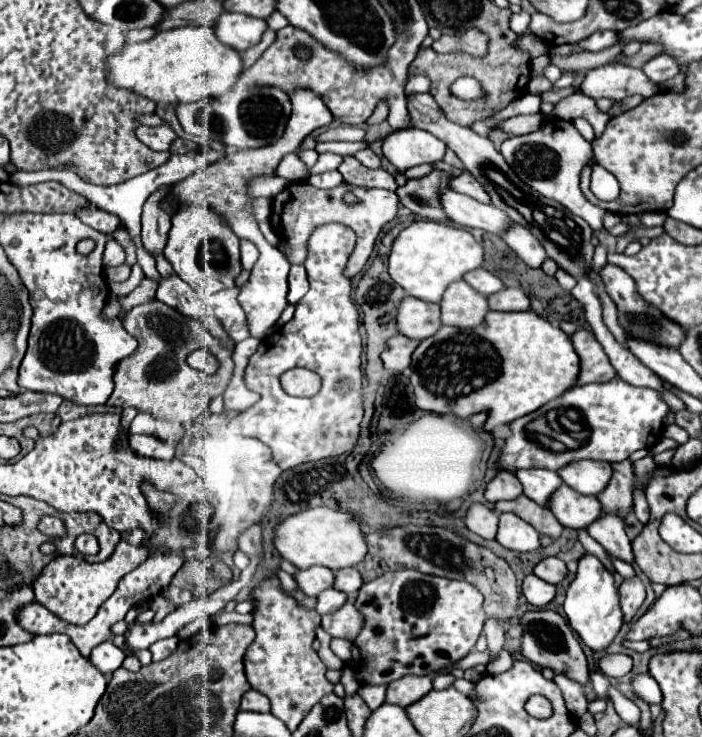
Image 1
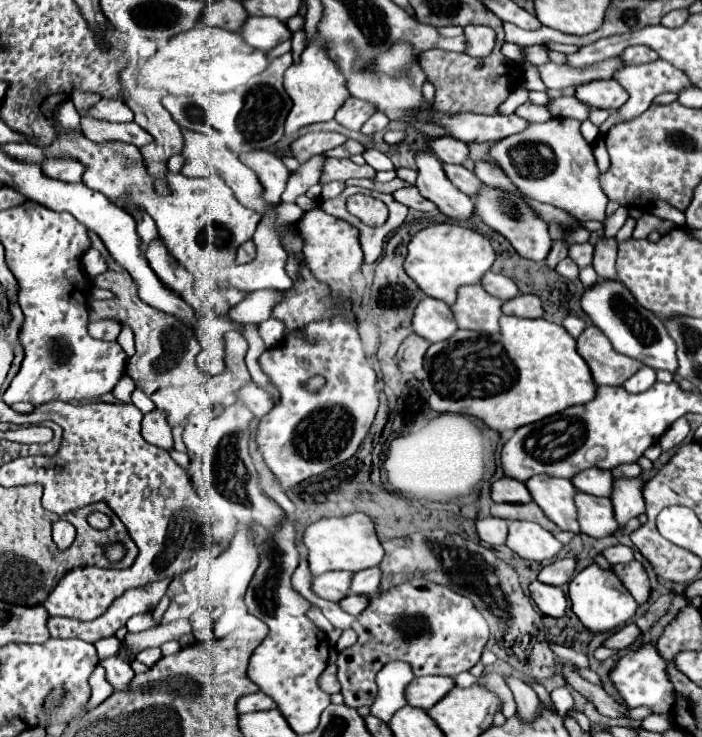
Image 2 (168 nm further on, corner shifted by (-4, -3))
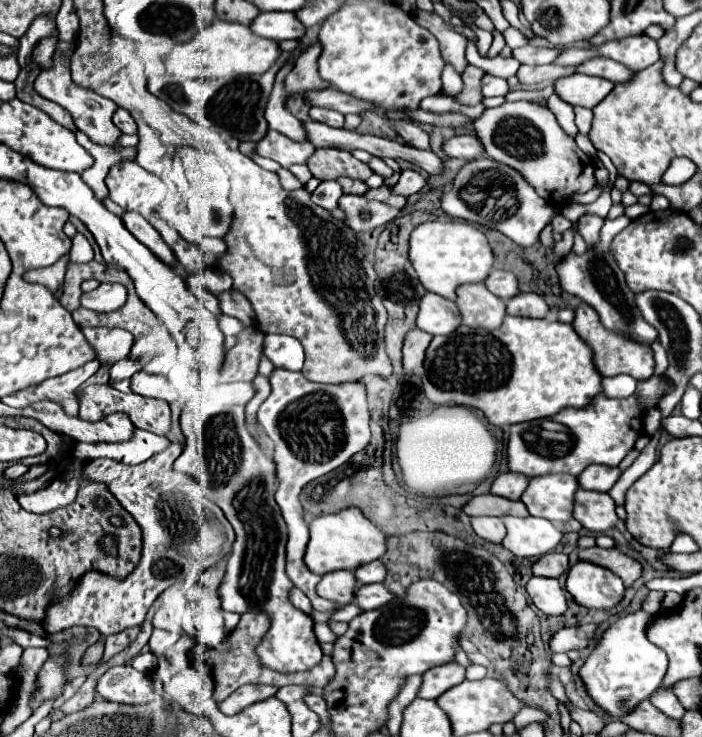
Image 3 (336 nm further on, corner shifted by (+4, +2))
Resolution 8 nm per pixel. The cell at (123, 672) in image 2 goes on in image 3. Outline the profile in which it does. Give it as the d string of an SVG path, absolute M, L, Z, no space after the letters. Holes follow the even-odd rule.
M114 665L98 679L96 693L114 703L138 705L152 699L152 685L132 665Z

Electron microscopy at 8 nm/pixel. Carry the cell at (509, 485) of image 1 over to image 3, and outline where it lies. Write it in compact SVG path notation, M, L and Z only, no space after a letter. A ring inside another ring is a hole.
M508 471L508 473L500 473L494 479L494 483L490 485L490 493L496 493L496 495L508 497L508 499L520 499L526 485L528 485L528 477Z

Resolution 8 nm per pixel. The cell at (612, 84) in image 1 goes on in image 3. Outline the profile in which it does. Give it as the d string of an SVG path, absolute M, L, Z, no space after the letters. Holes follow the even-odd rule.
M568 75L556 81L556 95L564 99L570 105L580 107L596 107L610 91L614 89L614 83L602 79L602 77L590 77L590 75Z

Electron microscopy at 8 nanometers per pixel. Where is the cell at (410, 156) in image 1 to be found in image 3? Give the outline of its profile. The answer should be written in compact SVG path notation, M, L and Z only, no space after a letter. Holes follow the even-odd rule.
M462 133L462 135L454 135L454 137L446 139L442 143L442 151L446 153L446 157L464 159L464 161L472 161L472 159L484 155L484 149L480 147L478 137L474 137L470 133Z

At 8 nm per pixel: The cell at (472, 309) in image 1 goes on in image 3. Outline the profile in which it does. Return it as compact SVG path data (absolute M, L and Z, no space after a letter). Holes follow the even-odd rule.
M468 283L456 289L456 305L462 325L472 329L498 329L506 315L506 305L490 293L484 283Z

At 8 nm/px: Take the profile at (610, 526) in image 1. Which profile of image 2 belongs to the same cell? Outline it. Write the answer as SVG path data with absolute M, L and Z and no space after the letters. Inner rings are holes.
M642 476L614 480L614 490L612 490L610 500L614 504L616 520L620 522L620 526L624 526L630 518L640 516L644 512L644 510L640 510L640 502L644 502L642 500L642 486L644 486Z

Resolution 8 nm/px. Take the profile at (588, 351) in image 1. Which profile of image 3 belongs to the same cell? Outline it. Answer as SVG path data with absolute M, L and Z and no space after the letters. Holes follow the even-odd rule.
M580 303L576 307L576 319L574 319L572 325L574 325L574 331L578 333L578 337L584 339L584 343L592 349L594 365L596 365L596 369L602 377L614 377L614 375L620 375L620 373L632 375L638 381L644 381L644 379L652 377L652 371L654 371L652 349L648 345L638 345L628 337L622 337L622 335L616 335L616 333L604 329L600 319L596 317L596 311L592 311L588 305Z

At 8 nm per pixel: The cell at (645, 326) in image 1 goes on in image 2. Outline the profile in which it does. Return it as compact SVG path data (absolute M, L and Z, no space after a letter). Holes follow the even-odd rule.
M600 238L594 244L594 270L600 278L616 278L616 238Z

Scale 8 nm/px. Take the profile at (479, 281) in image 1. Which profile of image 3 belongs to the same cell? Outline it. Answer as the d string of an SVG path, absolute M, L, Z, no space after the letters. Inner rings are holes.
M492 271L492 273L486 277L484 285L486 285L494 295L498 295L498 297L504 299L504 301L508 301L510 297L518 295L518 281L516 281L514 273L510 273L510 271Z

